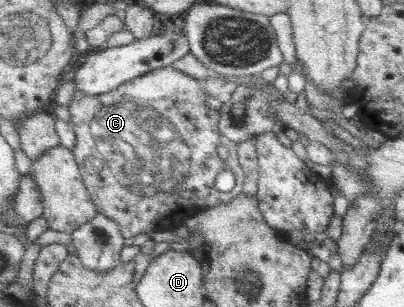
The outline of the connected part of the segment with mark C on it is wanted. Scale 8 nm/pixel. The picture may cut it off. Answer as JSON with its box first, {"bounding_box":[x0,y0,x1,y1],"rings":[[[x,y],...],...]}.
{"bounding_box":[70,66,247,238],"rings":[[[174,66],[156,69],[150,73],[147,73],[146,76],[138,77],[134,81],[128,81],[128,83],[120,85],[118,89],[114,89],[114,91],[110,91],[110,93],[105,93],[98,96],[91,96],[82,90],[76,90],[75,97],[70,103],[71,112],[73,113],[71,125],[74,127],[74,130],[78,136],[78,145],[76,146],[76,149],[73,149],[73,152],[76,154],[77,160],[80,162],[84,181],[86,182],[88,189],[91,190],[91,193],[94,194],[96,205],[99,206],[99,211],[104,212],[108,217],[111,217],[114,221],[117,221],[117,224],[127,238],[136,237],[136,235],[142,235],[144,232],[151,233],[152,231],[156,230],[160,218],[164,213],[164,201],[172,197],[172,189],[176,189],[176,185],[184,185],[184,177],[188,177],[188,173],[192,173],[192,156],[196,157],[195,160],[198,161],[200,165],[210,165],[212,169],[200,169],[200,171],[198,171],[198,175],[196,175],[196,185],[186,189],[186,201],[190,203],[190,205],[185,208],[186,217],[190,217],[190,215],[194,213],[194,209],[197,209],[197,213],[199,213],[199,211],[208,209],[209,207],[216,207],[220,204],[229,204],[244,191],[247,180],[244,169],[242,171],[232,170],[236,177],[236,186],[233,190],[224,192],[220,191],[218,187],[214,186],[216,185],[216,177],[218,177],[222,171],[228,169],[229,167],[226,164],[226,160],[220,157],[220,153],[218,153],[218,145],[230,147],[230,154],[236,157],[239,155],[239,144],[221,133],[220,123],[222,112],[220,109],[218,111],[208,106],[208,96],[209,93],[207,92],[203,81],[188,75],[188,73],[184,73],[183,71],[176,69]]]}

